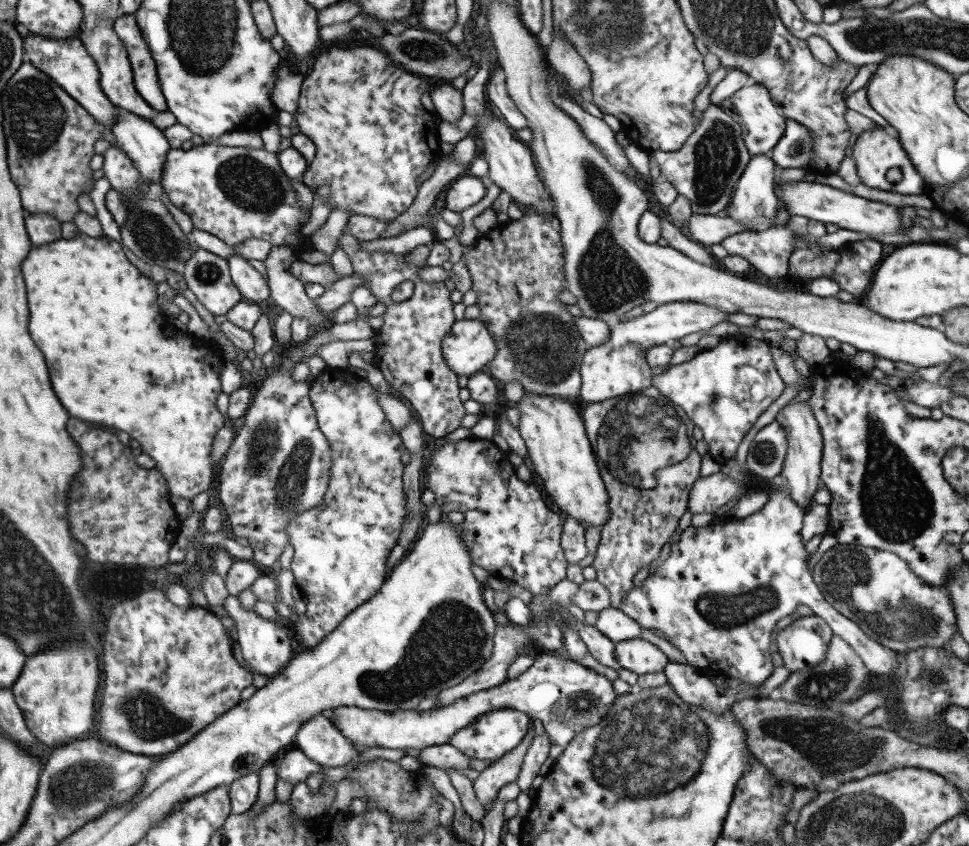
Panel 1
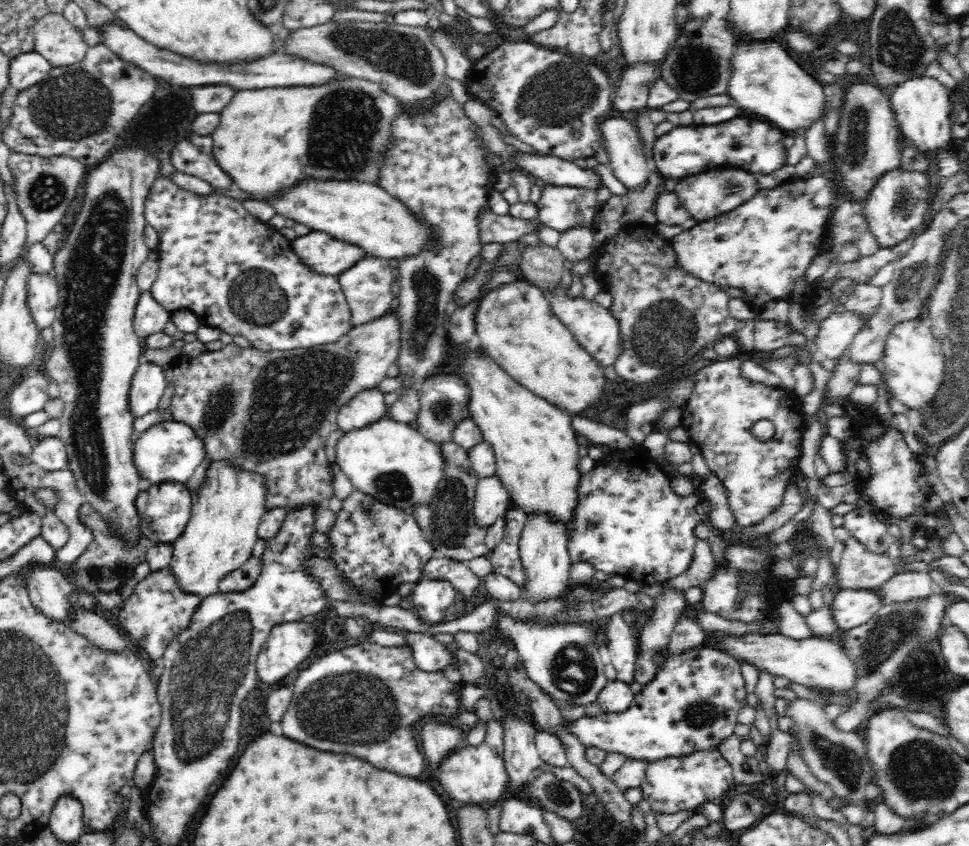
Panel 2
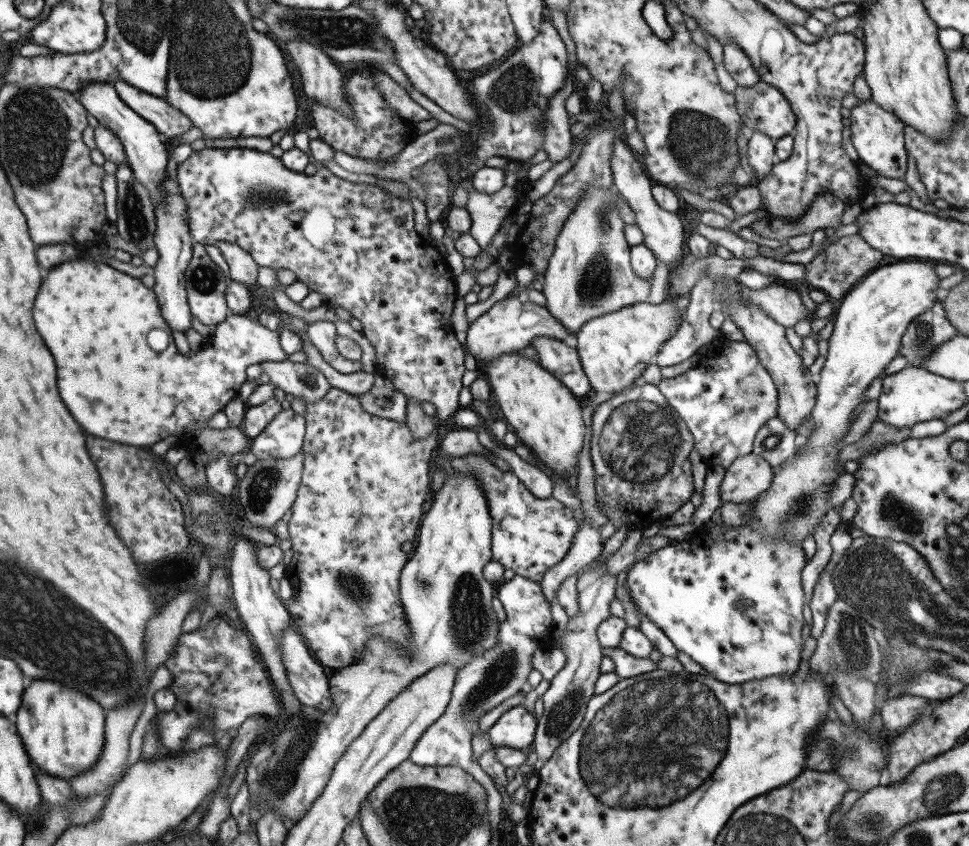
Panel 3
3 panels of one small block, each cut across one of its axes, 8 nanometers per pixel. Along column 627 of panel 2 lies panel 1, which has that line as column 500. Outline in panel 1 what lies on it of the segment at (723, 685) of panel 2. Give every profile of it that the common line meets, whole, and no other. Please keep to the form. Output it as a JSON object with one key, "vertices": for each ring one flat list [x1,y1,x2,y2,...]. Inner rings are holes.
{"vertices":[[514,708,494,710,494,712,488,712,488,714,480,716,474,724,458,730,448,743,472,758,498,760,501,756,514,750,522,742,524,736,530,730,529,720,530,718,526,713,514,710]]}

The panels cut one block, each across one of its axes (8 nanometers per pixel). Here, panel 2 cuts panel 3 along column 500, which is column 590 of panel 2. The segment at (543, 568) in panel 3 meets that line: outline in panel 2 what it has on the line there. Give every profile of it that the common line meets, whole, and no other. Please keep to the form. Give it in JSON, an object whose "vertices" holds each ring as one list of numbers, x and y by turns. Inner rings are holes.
{"vertices":[[641,443,631,449,611,450,610,454,596,462,594,468,582,474,577,491,577,509,566,530,568,555,572,564,586,562,595,570,631,579,643,587,656,583,665,585,672,578,690,570,697,541,694,527,702,522,702,516,695,510,695,506,698,506,701,498,694,493,688,497,676,494,673,486,670,486,670,476,666,469,650,456]]}

